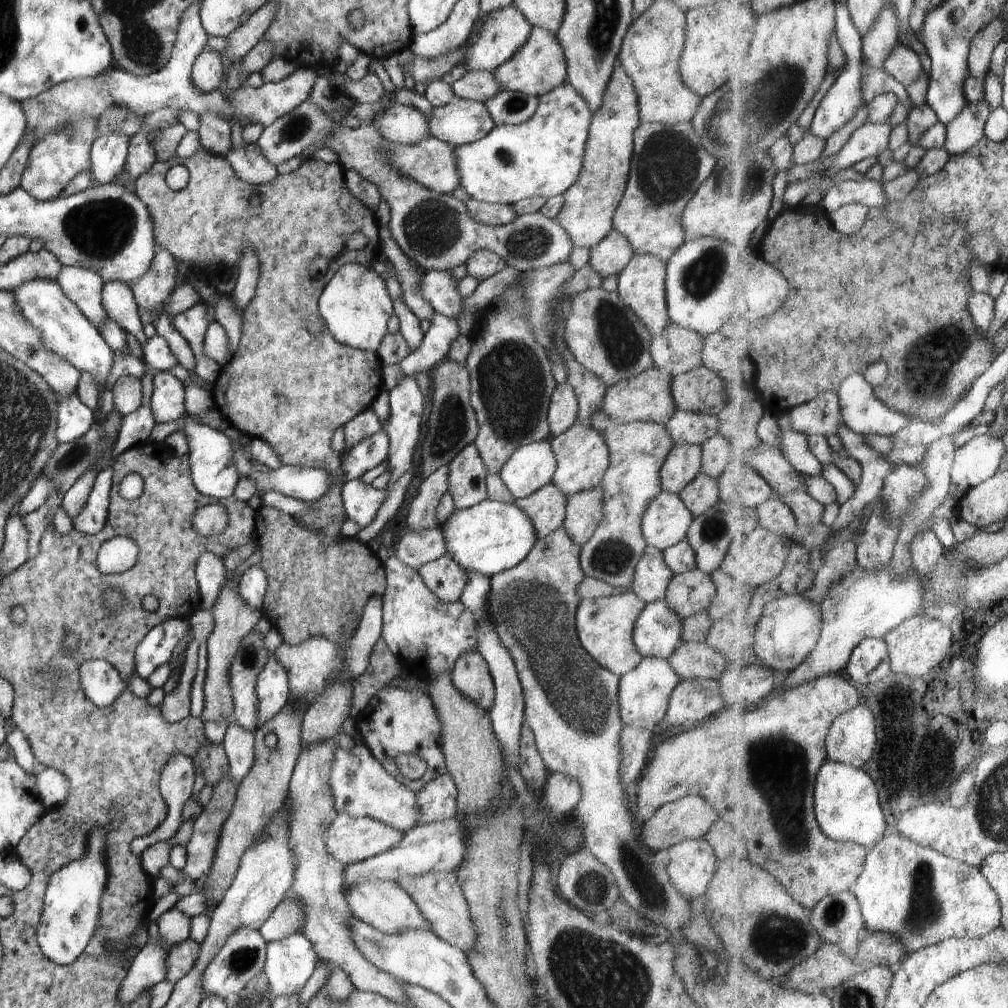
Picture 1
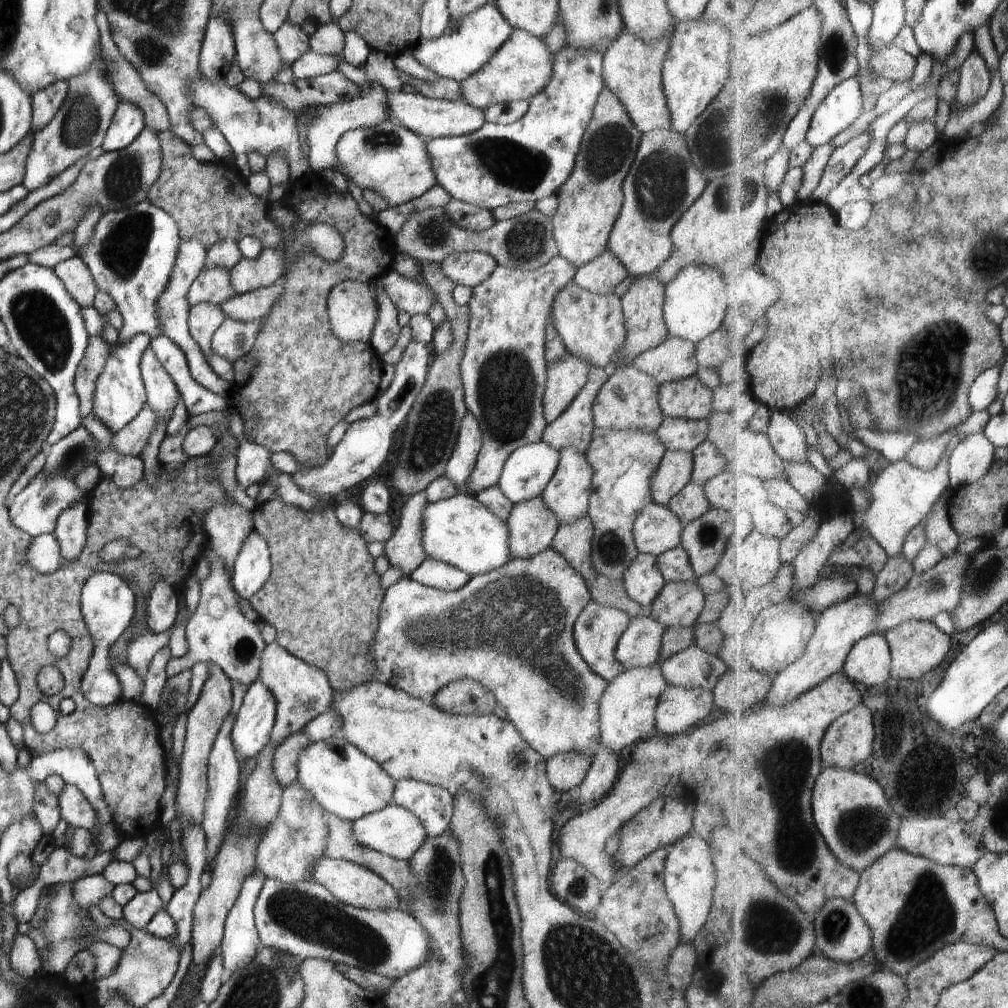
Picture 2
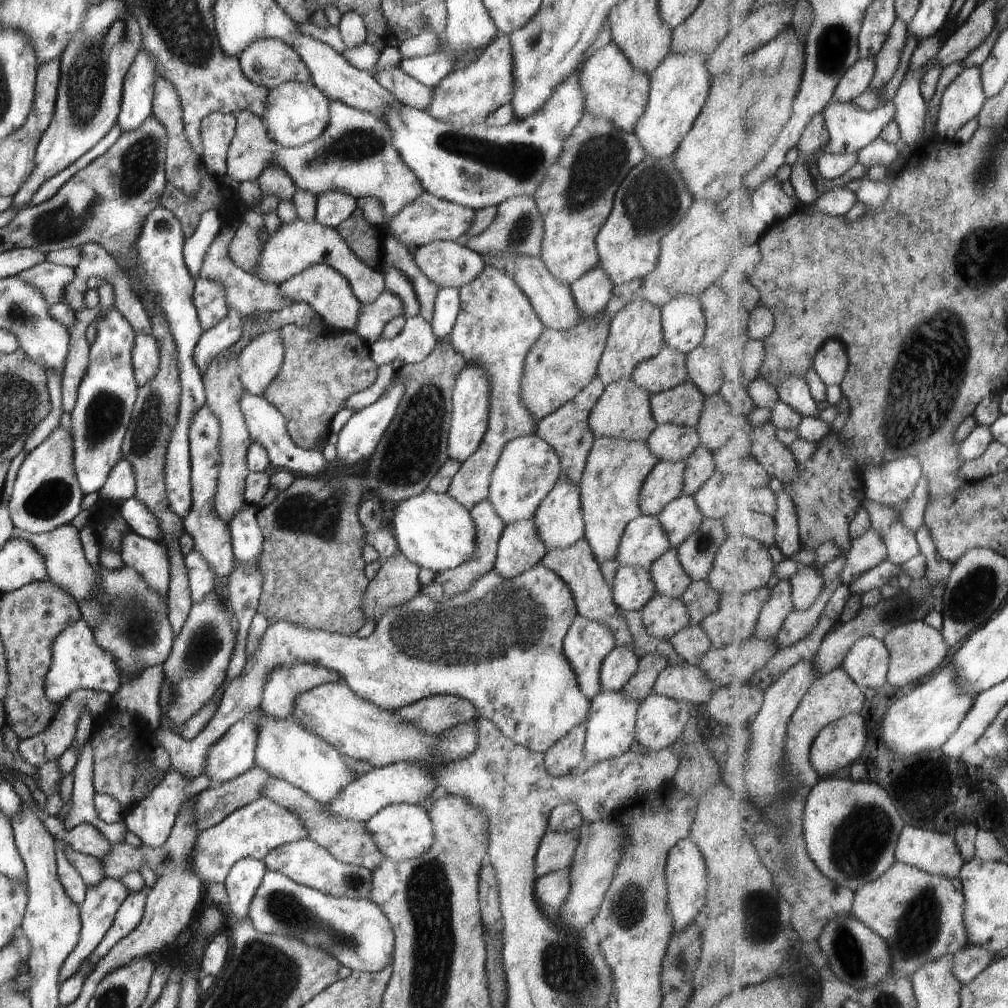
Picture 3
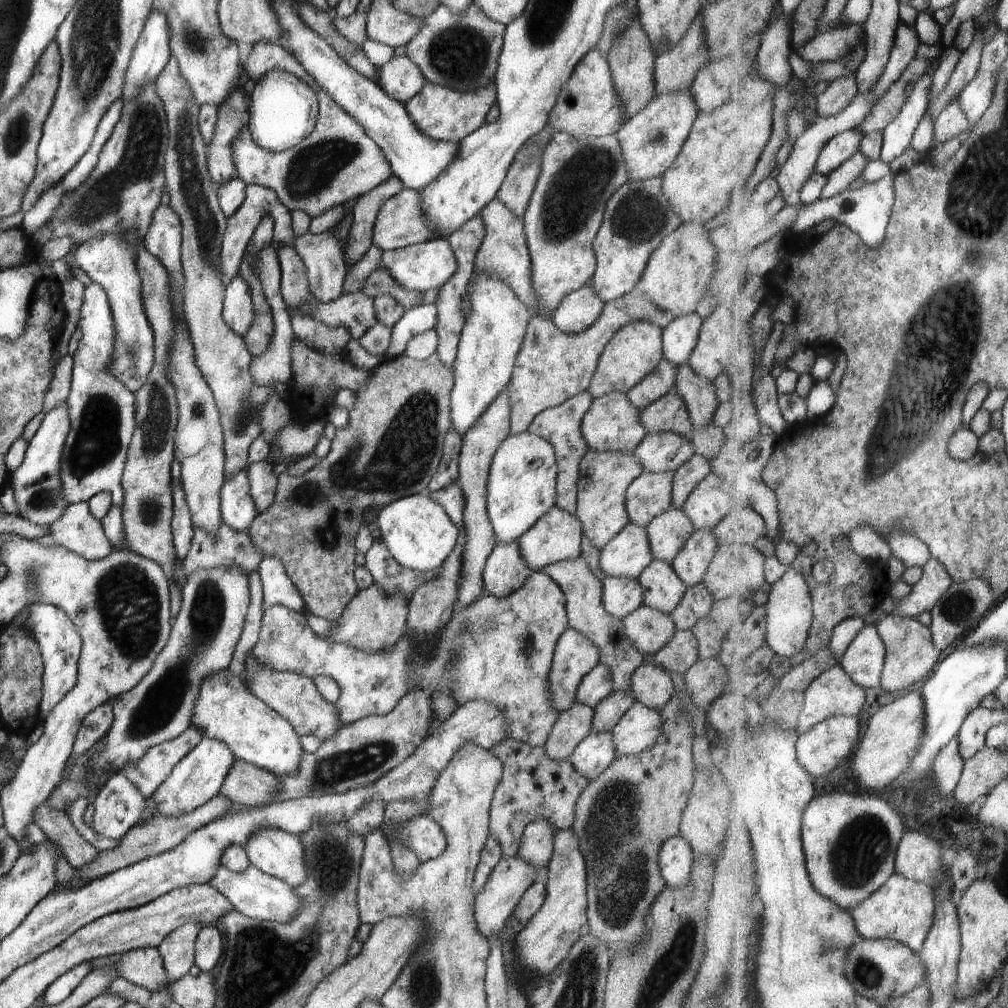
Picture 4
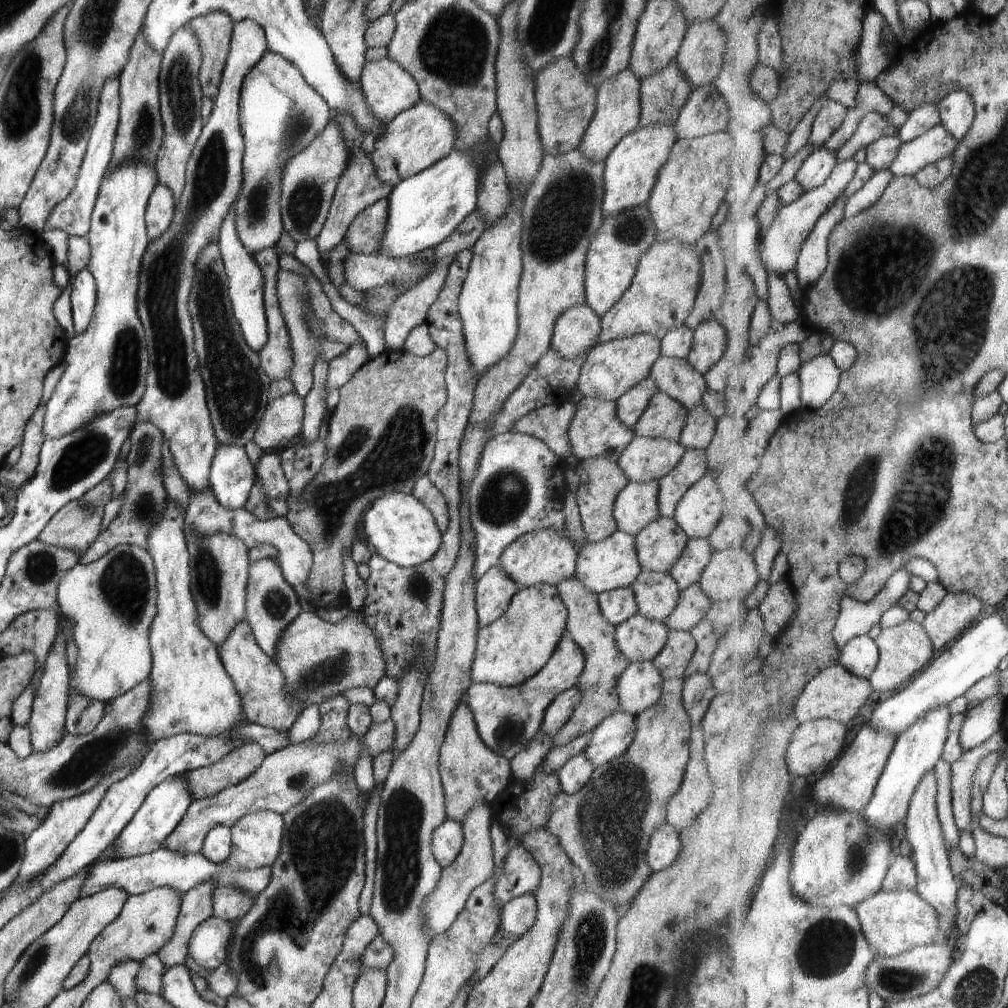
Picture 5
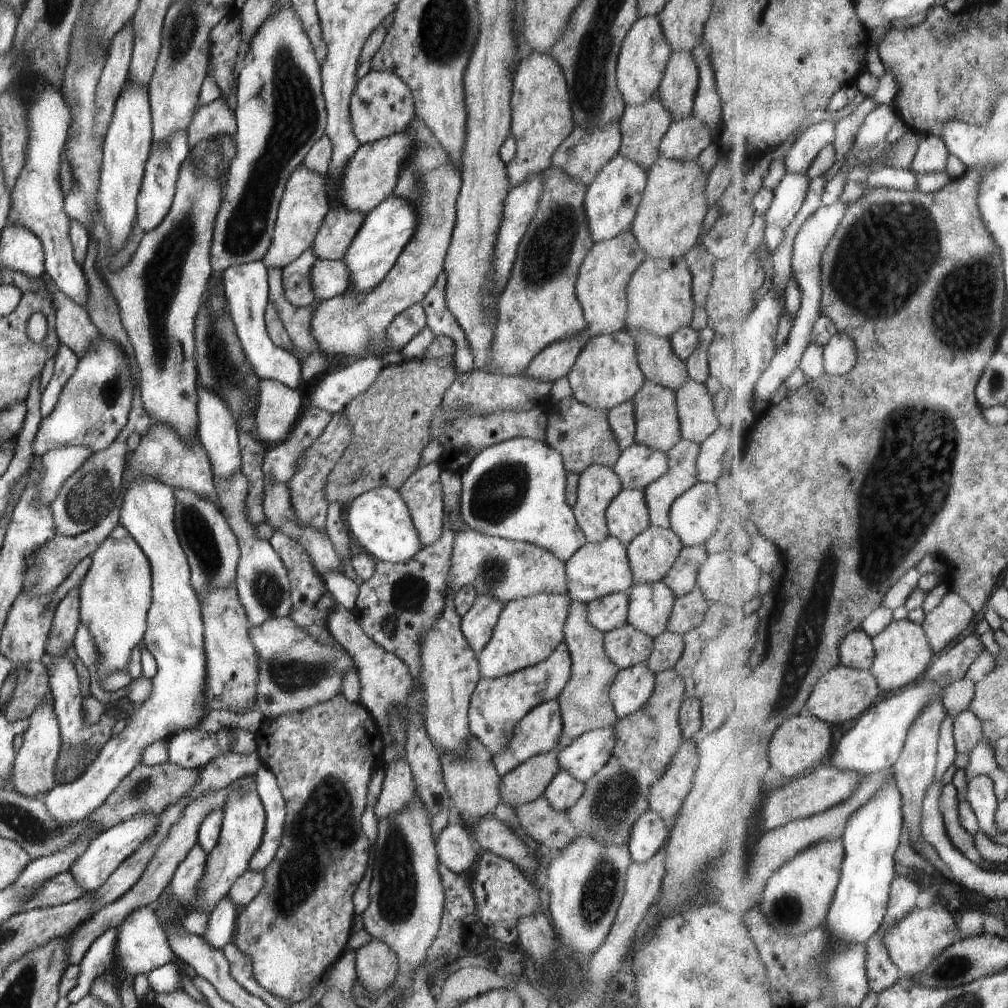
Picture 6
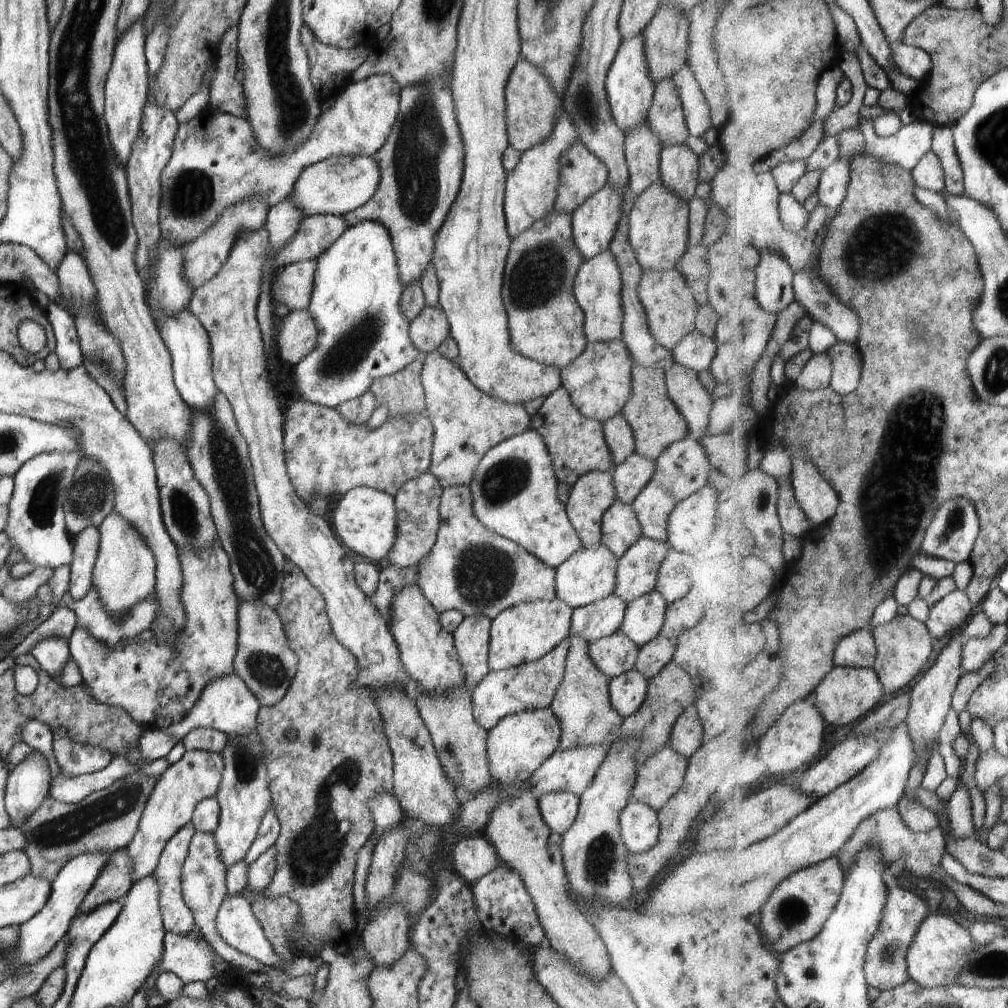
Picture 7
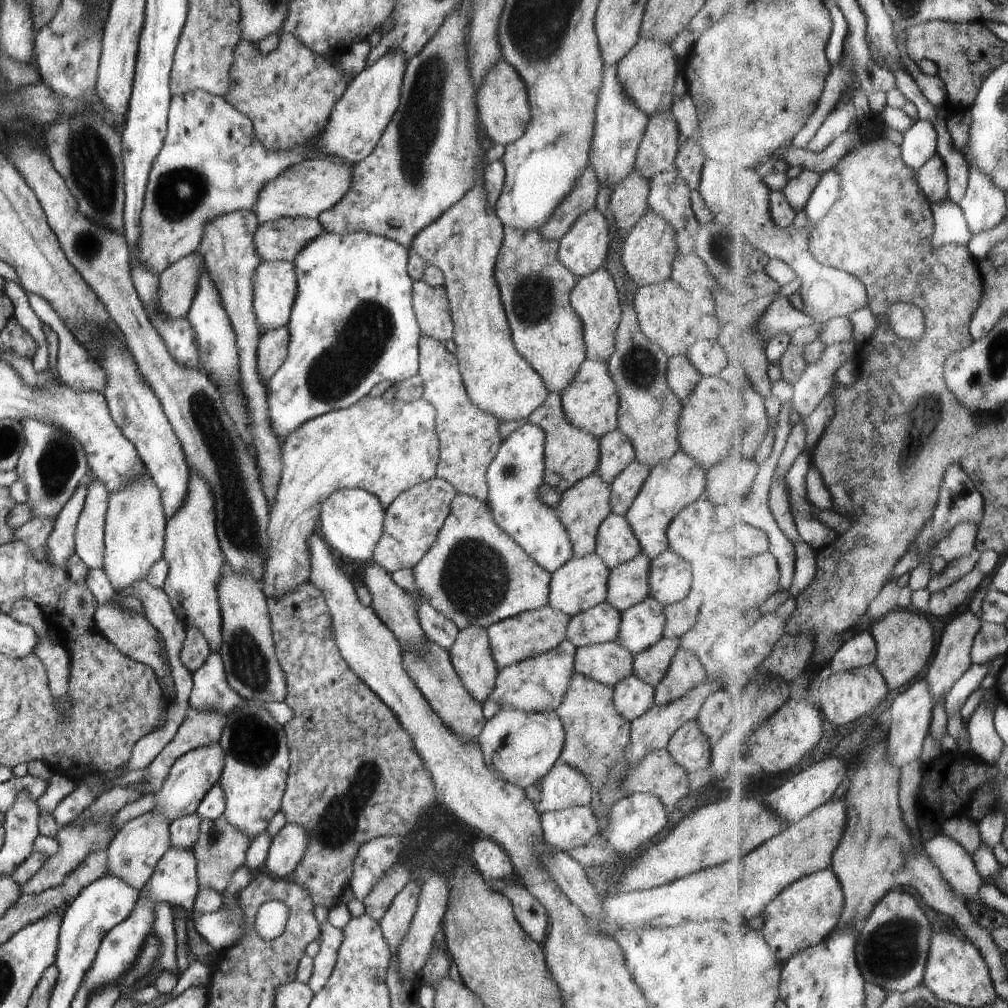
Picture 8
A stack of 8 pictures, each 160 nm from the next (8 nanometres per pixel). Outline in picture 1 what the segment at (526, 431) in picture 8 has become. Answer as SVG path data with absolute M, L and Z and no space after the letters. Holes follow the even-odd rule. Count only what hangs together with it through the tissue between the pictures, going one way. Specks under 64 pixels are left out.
M546 439L517 448L499 475L512 496L521 499L550 483L556 467L556 455Z

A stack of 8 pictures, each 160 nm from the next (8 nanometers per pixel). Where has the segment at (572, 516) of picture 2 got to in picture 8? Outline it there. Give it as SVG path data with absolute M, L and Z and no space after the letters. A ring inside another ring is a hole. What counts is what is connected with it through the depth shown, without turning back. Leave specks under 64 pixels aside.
M460 493L451 502L450 514L439 530L436 542L412 570L419 593L460 631L470 625L487 630L491 624L549 604L551 574L496 524L485 502Z

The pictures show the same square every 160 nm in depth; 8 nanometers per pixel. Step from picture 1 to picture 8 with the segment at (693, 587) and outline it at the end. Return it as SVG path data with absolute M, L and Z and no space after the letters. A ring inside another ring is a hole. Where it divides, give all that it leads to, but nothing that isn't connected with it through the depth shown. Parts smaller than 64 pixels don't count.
M618 640L601 645L583 646L575 652L574 668L576 673L613 688L623 678L633 674L633 656Z

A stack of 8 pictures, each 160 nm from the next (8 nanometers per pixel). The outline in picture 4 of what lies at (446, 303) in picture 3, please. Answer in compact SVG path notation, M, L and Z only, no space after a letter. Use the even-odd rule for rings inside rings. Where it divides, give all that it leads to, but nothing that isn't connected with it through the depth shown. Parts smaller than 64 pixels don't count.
M435 304L418 305L403 314L403 317L391 328L391 341L384 355L386 359L399 357L405 352L412 337L436 326L437 306Z

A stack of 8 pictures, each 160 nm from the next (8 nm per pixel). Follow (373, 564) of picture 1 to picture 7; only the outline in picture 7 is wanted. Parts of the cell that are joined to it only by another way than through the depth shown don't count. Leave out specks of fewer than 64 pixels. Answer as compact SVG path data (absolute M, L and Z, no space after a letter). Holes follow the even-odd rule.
M416 360L405 369L374 381L369 388L375 394L377 407L388 406L390 417L424 413L425 390L421 383L423 363Z

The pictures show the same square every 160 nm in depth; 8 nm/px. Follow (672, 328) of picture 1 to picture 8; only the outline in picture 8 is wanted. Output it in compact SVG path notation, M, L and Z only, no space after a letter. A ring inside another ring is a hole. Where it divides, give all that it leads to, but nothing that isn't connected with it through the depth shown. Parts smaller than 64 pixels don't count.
M616 429L599 440L600 454L595 473L607 485L635 460L635 452L631 442Z

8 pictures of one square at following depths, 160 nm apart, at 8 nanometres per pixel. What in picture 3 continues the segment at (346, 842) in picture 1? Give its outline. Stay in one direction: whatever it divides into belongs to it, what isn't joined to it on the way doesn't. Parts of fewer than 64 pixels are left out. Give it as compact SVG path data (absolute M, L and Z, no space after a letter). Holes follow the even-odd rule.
M393 804L365 821L365 827L384 857L397 863L417 859L428 852L434 842L433 826L427 811L420 805Z

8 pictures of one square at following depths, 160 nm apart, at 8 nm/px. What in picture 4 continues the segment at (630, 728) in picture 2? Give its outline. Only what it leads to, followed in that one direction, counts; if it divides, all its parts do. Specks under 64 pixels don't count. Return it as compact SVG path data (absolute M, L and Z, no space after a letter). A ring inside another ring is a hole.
M611 731L590 733L567 758L584 778L594 780L615 759Z

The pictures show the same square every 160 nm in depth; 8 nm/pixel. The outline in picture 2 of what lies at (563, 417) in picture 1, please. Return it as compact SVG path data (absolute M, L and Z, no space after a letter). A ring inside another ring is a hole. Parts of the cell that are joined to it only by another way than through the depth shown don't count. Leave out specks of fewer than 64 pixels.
M566 354L562 360L547 364L548 382L544 393L543 414L547 424L552 424L560 414L568 410L568 406L586 385L586 374L591 366L574 354Z

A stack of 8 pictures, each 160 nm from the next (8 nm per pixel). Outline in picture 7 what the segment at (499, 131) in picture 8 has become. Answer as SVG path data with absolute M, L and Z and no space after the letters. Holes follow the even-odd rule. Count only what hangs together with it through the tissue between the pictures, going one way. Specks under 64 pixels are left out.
M522 58L510 71L504 92L508 142L518 152L522 152L551 133L555 114L562 107L562 98L558 97L551 89L541 70L538 70L537 66L531 65Z

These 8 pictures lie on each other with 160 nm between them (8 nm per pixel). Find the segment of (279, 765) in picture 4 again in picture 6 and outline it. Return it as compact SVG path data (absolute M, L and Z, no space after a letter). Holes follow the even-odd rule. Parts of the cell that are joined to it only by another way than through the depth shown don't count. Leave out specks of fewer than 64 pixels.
M136 477L127 482L121 495L119 523L132 535L151 566L152 604L147 614L147 629L143 636L143 642L148 652L156 659L157 673L152 678L153 687L150 698L137 706L134 717L127 718L126 728L116 738L111 738L104 744L95 761L74 782L67 785L56 785L42 797L54 820L57 820L59 827L64 828L70 826L70 823L86 818L86 815L93 813L108 798L118 783L121 783L121 780L130 774L135 766L140 765L139 760L145 746L156 741L166 742L170 738L169 735L174 734L177 730L192 730L208 715L203 704L206 676L203 622L200 603L191 583L189 562L180 546L174 526L173 488L155 478Z

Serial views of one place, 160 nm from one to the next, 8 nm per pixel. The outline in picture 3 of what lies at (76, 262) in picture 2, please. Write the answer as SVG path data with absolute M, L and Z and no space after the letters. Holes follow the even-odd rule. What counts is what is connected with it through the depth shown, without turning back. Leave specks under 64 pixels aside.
M45 260L42 264L19 272L17 277L37 289L51 305L61 302L66 284L72 282L75 268L57 265Z

